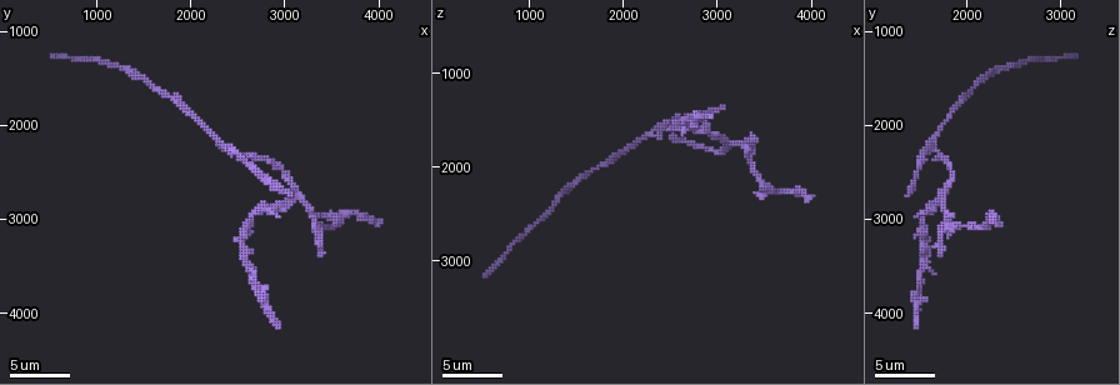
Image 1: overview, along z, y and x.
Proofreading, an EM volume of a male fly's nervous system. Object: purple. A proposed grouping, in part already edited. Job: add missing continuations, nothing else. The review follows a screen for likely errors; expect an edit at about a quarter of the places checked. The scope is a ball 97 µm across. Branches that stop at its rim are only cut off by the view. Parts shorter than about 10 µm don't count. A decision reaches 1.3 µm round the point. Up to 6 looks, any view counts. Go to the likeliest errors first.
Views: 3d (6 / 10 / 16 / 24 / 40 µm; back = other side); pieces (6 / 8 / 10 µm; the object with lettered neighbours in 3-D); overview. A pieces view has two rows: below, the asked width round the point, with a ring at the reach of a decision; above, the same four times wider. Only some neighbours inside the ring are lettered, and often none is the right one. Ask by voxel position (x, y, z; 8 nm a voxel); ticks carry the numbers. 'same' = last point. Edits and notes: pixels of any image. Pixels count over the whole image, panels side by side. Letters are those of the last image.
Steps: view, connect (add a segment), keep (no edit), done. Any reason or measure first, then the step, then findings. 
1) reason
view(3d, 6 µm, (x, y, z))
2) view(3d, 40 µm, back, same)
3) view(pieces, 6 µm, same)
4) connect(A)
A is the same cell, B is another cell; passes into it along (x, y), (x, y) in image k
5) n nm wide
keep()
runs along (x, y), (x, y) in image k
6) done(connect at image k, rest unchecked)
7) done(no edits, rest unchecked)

branch stops here
view(pieces, 6 µm, (3060, 2760, 1380))

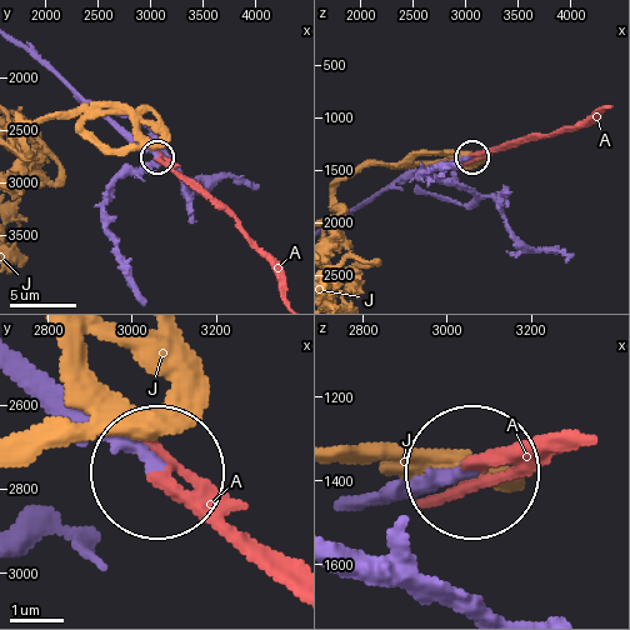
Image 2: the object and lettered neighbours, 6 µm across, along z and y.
220 nm wide
connect(A)
A is the same cell, J is another cell; the cell continues

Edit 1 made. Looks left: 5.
an open end
view(pieces, 6 µm, (560, 1280, 3140))

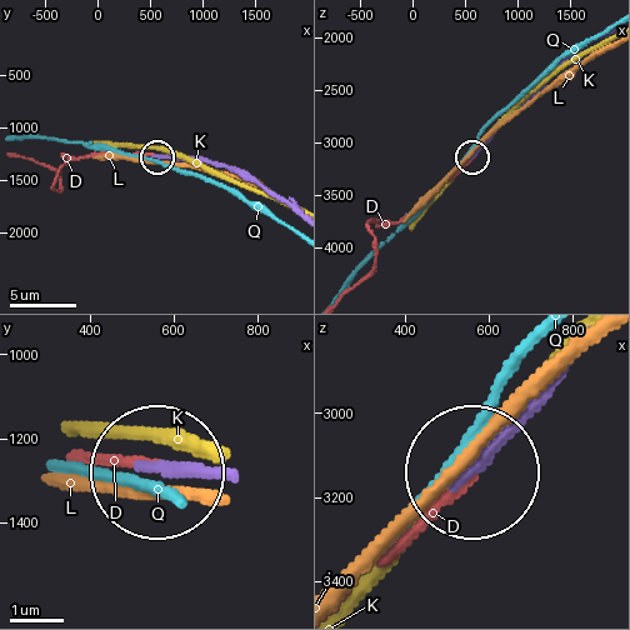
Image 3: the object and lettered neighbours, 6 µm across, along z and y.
160 nm wide
connect(D)
D is the same cell, K, L and Q are other cells; passes into it along (584, 343), (534, 419), (350, 580) in image 3; it goes on there

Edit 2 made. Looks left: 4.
branch stops here
view(pieces, 10 µm, (3380, 3360, 1720))

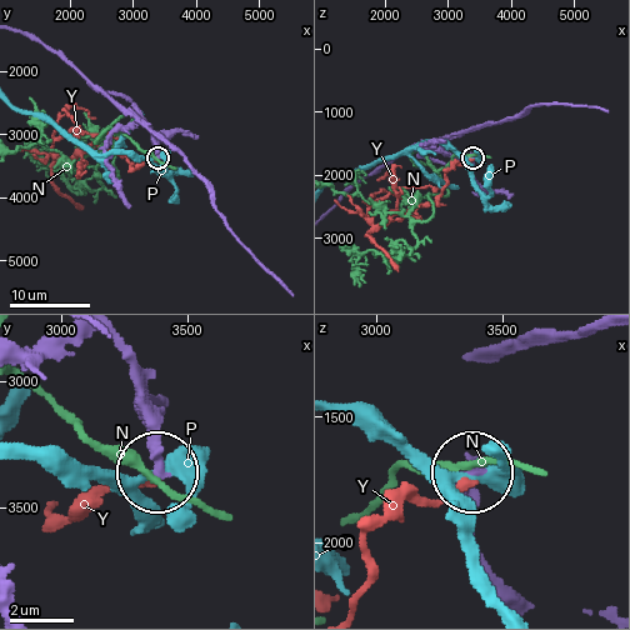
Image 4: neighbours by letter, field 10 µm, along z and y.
300 nm wide
keep()
N, P and Y are other cells; none of them fits

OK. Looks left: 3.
done(connect at image 2, connect at image 3, rest unchecked)

